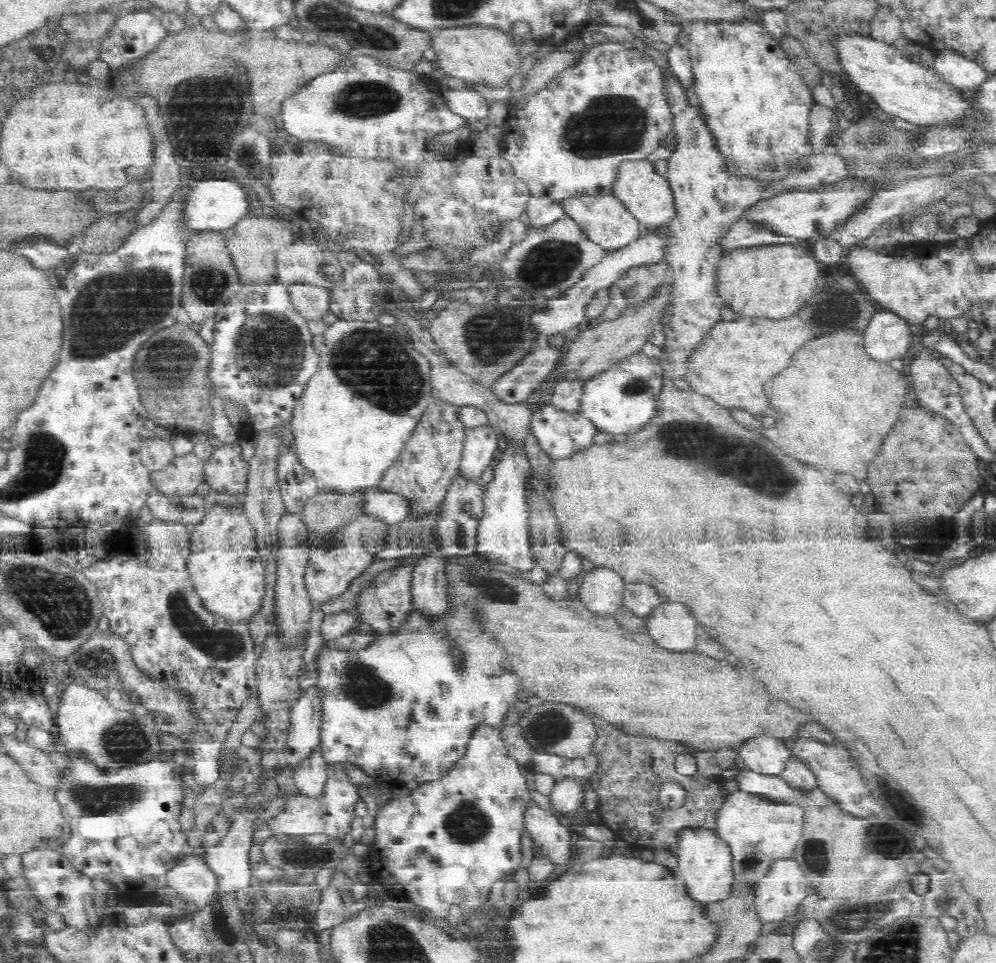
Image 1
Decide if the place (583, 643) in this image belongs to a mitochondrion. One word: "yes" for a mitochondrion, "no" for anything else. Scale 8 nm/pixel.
no

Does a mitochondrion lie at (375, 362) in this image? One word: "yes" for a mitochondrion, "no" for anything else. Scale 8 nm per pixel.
yes

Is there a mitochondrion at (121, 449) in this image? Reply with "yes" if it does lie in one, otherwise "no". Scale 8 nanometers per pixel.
no

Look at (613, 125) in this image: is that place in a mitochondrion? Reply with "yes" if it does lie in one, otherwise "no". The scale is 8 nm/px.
yes

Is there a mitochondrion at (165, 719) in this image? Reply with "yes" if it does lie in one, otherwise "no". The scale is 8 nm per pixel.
yes

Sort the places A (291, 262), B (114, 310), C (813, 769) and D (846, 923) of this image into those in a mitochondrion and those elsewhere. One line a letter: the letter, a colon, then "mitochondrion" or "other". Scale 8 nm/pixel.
A: other
B: mitochondrion
C: other
D: mitochondrion

